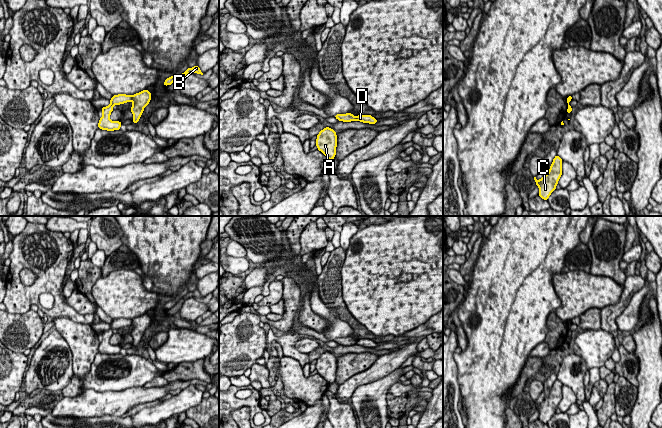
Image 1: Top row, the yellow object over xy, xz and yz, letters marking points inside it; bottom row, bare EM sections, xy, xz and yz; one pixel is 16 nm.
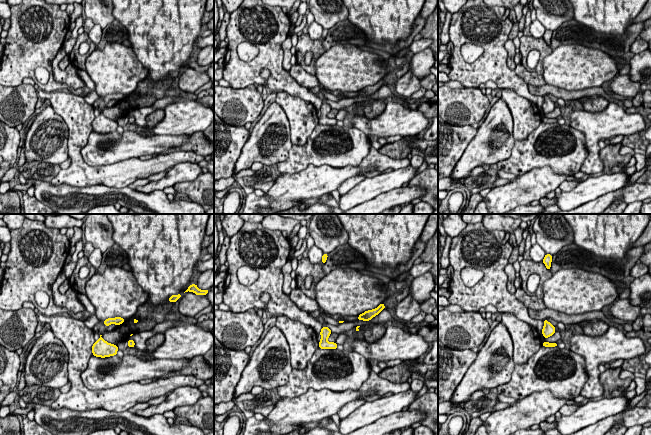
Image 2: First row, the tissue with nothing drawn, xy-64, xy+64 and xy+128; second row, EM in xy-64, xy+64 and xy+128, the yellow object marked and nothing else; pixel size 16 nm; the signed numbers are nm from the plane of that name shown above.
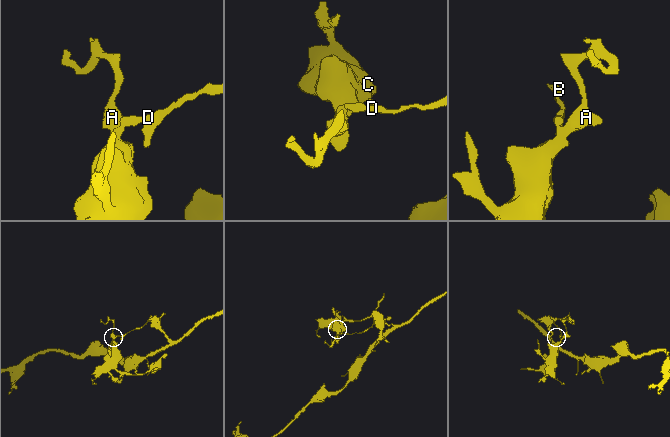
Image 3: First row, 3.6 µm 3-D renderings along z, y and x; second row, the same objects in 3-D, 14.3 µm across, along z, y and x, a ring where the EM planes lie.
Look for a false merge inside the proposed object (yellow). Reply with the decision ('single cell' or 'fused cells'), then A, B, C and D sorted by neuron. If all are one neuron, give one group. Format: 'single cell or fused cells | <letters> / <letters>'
fused cells | A C / B D

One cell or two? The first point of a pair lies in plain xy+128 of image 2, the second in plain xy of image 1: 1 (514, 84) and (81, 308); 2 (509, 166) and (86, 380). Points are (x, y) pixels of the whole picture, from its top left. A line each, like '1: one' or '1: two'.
1: two
2: one

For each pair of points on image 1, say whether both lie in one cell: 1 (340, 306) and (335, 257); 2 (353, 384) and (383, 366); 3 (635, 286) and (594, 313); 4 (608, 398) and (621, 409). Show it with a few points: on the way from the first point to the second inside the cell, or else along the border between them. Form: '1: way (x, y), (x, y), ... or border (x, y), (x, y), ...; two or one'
1: way (333, 294), (333, 269); one
2: way (360, 379), (376, 372); one
3: border (600, 309), (601, 328); two
4: border (614, 384), (616, 412); two

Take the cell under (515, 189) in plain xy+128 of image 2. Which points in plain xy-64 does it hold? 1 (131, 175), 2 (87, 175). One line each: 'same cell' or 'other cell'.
1: same cell
2: same cell

